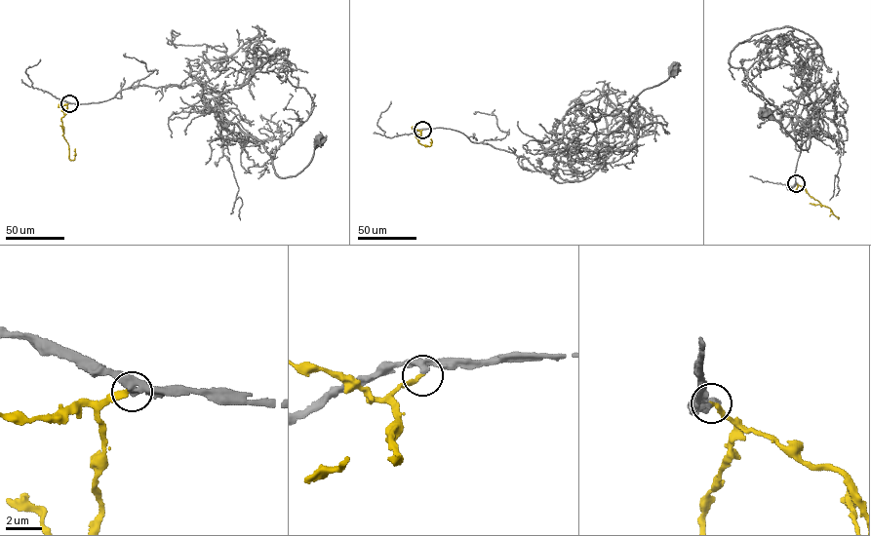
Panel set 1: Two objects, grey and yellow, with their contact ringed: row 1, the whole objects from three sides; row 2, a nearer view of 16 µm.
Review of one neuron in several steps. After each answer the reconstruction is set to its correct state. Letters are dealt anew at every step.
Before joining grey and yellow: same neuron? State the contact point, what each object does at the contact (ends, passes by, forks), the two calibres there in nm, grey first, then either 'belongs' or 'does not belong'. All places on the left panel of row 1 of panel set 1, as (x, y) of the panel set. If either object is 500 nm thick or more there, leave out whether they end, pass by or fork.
(69, 103) | grey passes by | yellow ends | 320/240 nm | belongs

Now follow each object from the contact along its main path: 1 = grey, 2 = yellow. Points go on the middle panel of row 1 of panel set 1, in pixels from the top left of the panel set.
1: (422, 130), (582, 180), (607, 157), (608, 84), (569, 109), (627, 111), (674, 68)
2: (422, 130), (421, 134), (415, 136), (418, 142), (425, 146), (431, 143)

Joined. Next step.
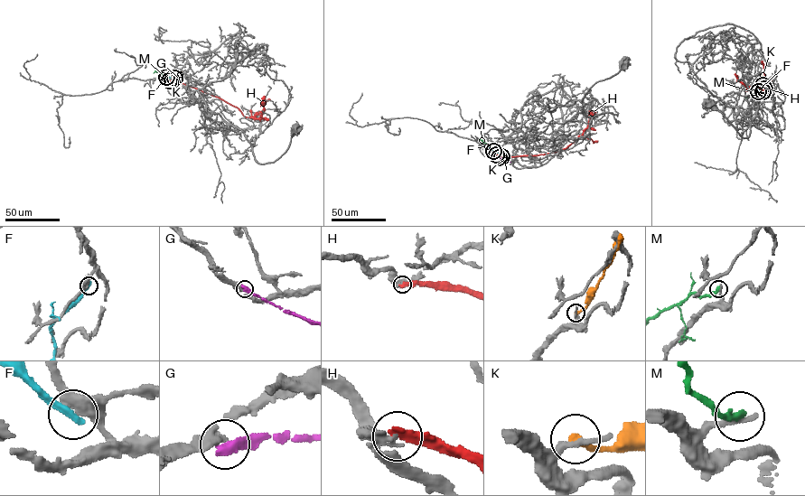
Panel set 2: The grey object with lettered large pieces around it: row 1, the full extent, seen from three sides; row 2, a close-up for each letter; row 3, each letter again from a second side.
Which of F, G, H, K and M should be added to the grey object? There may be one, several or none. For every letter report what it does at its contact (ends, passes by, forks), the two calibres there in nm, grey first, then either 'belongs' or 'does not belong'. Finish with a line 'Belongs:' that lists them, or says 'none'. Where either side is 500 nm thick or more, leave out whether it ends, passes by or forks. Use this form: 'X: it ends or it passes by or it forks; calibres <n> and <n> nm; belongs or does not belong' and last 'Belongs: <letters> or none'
F: it ends; calibres 400 and 280 nm; does not belong
G: it ends; calibres 300 and 480 nm; does not belong
H: it ends; calibres 180 and 380 nm; does not belong
K: it ends; calibres 240 and 280 nm; does not belong
M: it ends; calibres 240 and 260 nm; does not belong
Belongs: none

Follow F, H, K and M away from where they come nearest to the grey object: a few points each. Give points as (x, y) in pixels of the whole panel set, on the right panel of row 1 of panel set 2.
F: (762, 85), (754, 100)
H: (762, 91), (771, 79), (771, 86), (747, 87), (734, 73)
K: (758, 91), (763, 82), (762, 76)
M: (758, 91), (746, 97)

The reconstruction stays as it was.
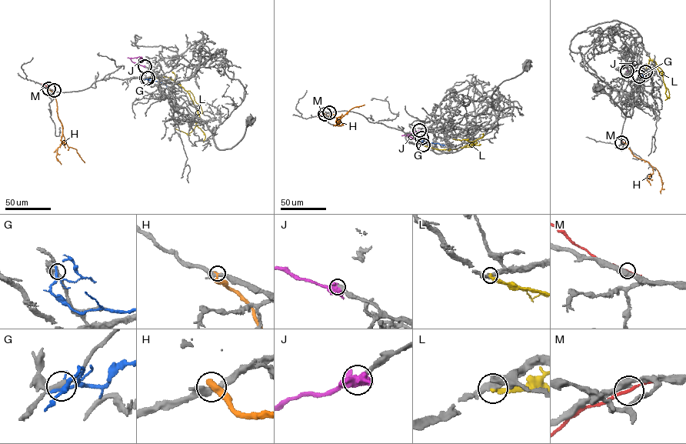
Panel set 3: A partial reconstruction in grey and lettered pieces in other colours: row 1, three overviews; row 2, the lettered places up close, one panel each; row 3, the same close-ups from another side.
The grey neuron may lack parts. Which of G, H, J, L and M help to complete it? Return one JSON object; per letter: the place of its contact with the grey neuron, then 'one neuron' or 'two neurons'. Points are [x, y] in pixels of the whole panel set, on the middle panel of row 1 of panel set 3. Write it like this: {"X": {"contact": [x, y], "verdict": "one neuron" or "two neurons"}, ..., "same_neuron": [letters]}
{"G": {"contact": [421, 138], "verdict": "two neurons"}, "H": {"contact": [324, 114], "verdict": "two neurons"}, "J": {"contact": [419, 130], "verdict": "two neurons"}, "L": {"contact": [423, 145], "verdict": "two neurons"}, "M": {"contact": [329, 112], "verdict": "two neurons"}, "same_neuron": []}

